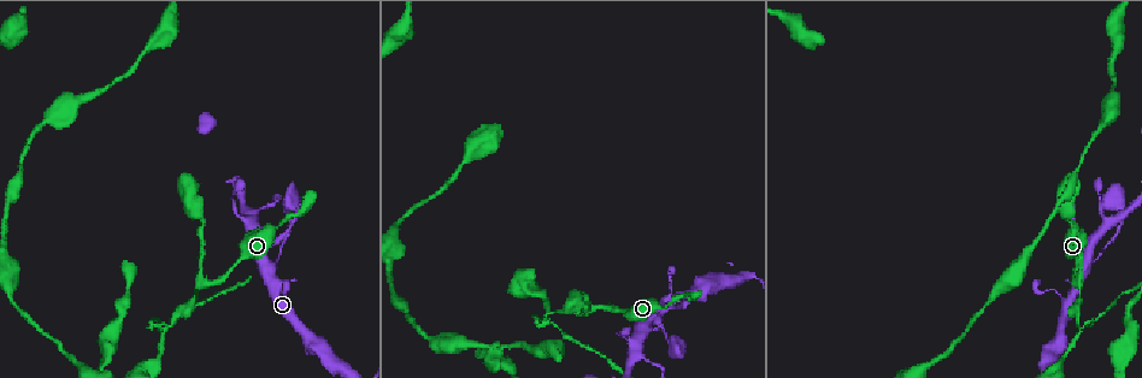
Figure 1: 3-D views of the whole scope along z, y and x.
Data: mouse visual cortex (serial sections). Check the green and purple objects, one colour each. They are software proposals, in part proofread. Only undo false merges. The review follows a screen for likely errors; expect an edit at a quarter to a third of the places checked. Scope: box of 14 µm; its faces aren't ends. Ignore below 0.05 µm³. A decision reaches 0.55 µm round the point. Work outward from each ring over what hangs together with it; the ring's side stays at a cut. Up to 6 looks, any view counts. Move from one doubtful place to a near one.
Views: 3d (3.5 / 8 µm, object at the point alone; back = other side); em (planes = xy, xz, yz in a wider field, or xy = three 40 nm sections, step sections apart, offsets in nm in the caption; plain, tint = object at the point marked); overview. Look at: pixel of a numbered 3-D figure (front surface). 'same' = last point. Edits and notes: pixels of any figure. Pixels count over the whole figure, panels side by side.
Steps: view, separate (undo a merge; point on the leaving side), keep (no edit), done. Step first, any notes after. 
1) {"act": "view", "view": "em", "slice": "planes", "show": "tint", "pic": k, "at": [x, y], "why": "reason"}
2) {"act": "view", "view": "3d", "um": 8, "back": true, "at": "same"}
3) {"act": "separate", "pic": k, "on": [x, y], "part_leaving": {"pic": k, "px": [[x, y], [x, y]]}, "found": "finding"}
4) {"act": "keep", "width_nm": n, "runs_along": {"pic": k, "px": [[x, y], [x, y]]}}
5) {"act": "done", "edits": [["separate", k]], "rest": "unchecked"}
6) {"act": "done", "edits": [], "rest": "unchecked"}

{"act": "view", "view": "3d", "um": 3.5, "pic": 1, "at": [1085, 268], "why": "a fork"}

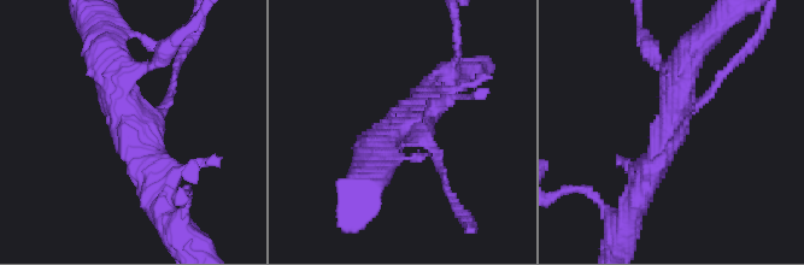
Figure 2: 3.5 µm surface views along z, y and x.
{"act": "view", "view": "em", "slice": "xy", "step": 1, "show": "tint", "pic": 2, "at": [411, 132], "arms": 3, "arm_widths_nm": [150, 350, 400], "why": "need the tissue"}

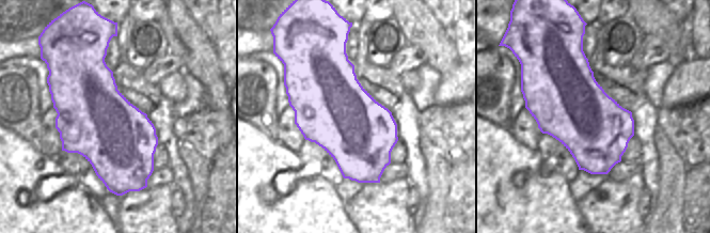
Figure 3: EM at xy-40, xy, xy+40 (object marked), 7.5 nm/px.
{"act": "keep", "runs_along": {"pic": 2, "px": [[160, 195], [109, 58]]}, "found": "continuous, no second cell"}

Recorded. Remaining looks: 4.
{"act": "view", "view": "3d", "um": 3.5, "back": true, "pic": 1, "at": [201, 281], "why": "narrows sharply"}

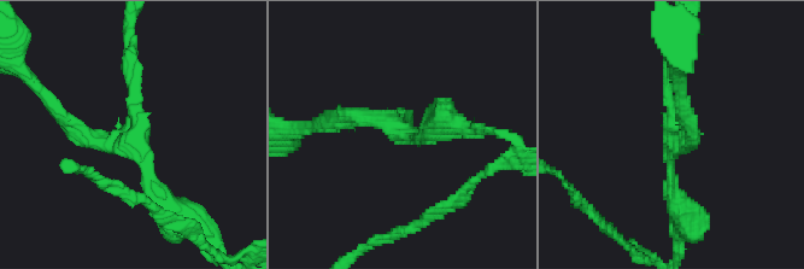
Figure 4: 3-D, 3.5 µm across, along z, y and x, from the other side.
{"act": "view", "view": "em", "slice": "xy", "step": 1, "show": "tint", "pic": 4, "at": [675, 143], "arms": 3, "arm_widths_nm": [150, 200, 200], "why": "now the EM"}

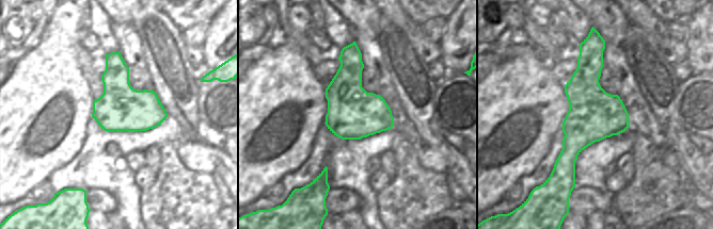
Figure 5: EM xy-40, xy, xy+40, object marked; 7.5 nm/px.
{"act": "keep", "runs_along": {"pic": 5, "px": [[590, 41], [586, 123], [570, 176]]}, "found": "all the same cell"}

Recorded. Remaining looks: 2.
{"act": "done", "edits": [], "rest": "unchecked"}

